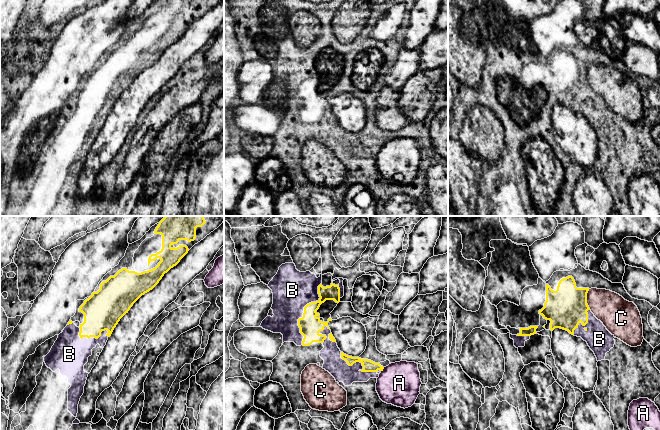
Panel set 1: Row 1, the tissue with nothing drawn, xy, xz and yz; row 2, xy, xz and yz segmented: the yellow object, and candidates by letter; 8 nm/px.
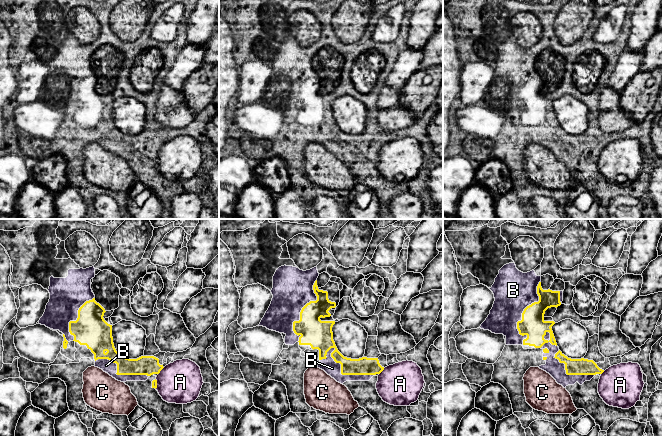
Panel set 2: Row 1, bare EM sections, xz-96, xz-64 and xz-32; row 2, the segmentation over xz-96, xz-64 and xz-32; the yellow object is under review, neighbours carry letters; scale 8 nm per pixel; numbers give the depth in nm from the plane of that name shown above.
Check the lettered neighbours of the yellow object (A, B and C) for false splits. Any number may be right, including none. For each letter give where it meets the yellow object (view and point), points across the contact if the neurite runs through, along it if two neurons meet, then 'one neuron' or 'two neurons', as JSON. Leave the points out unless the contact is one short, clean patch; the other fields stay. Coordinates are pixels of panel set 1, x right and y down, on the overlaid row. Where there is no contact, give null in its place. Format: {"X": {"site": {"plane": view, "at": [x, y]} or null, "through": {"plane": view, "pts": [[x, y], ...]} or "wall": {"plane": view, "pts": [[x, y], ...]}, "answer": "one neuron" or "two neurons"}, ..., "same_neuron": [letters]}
{"A": {"site": {"plane": "xz", "at": [383, 368]}, "wall": {"plane": "xz", "pts": [[384, 367], [381, 371]]}, "answer": "two neurons"}, "B": {"site": {"plane": "xz", "at": [304, 311]}, "answer": "one neuron"}, "C": {"site": {"plane": "yz", "at": [586, 299]}, "answer": "two neurons"}, "same_neuron": ["B"]}

